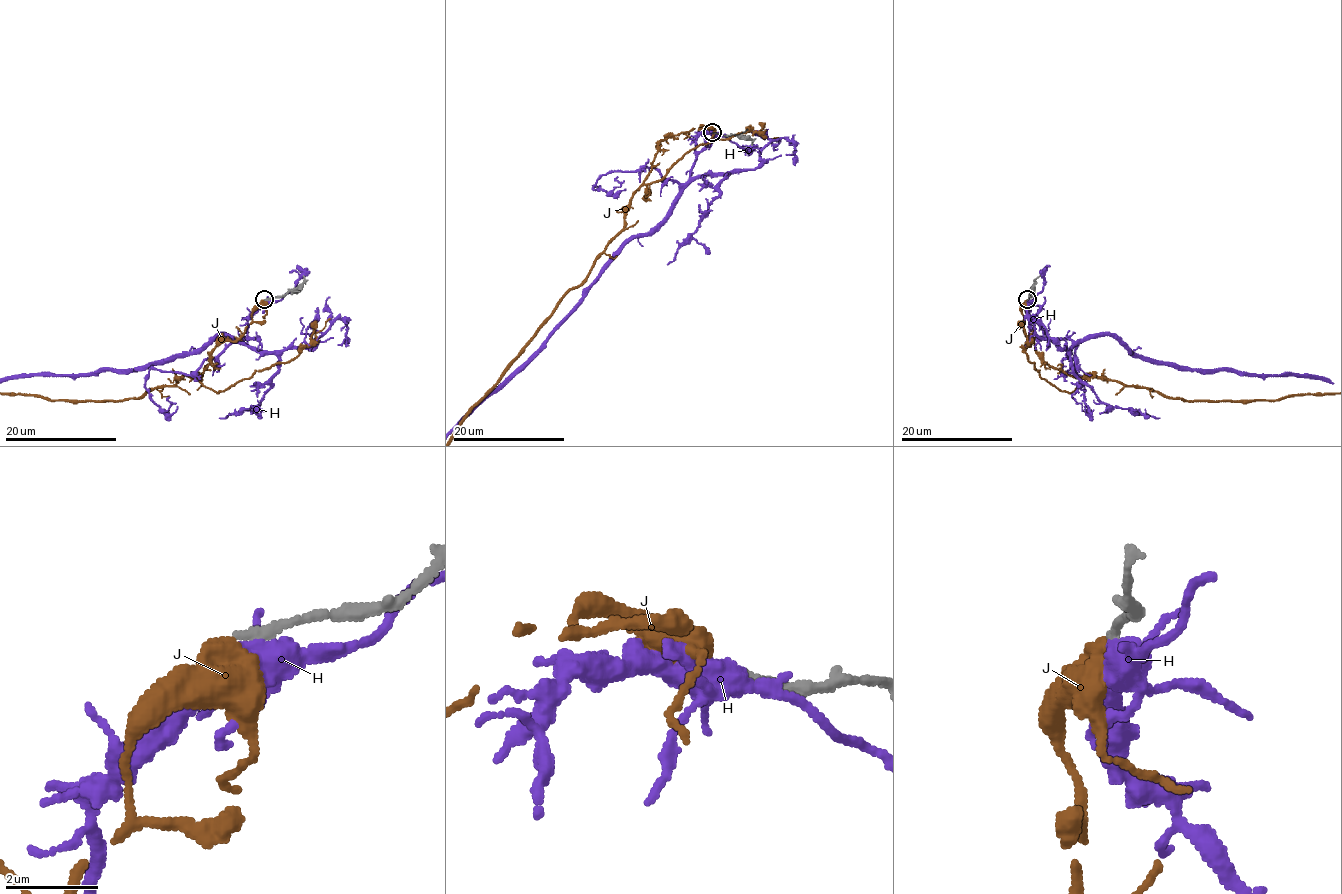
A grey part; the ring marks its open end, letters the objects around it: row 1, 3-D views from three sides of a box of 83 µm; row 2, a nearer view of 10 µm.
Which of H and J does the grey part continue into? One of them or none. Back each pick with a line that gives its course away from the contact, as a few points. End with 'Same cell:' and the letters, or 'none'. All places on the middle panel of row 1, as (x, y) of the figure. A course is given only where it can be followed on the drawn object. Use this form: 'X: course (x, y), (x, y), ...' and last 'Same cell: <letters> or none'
Same cell: none

